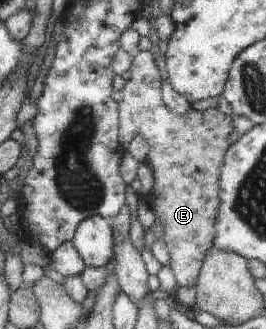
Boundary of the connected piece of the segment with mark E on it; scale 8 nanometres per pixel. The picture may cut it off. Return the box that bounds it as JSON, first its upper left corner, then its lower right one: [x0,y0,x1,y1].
[119,51,234,286]

